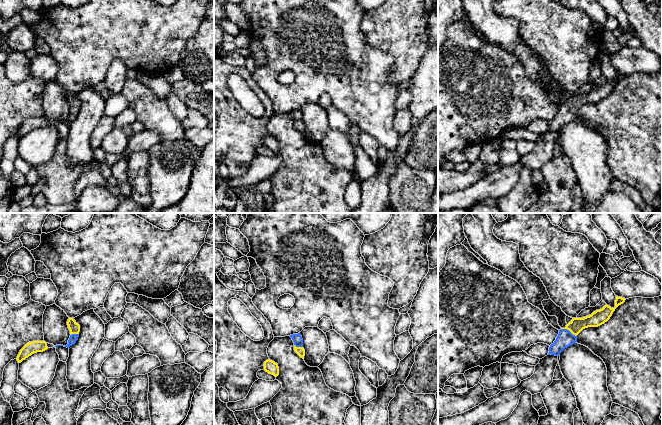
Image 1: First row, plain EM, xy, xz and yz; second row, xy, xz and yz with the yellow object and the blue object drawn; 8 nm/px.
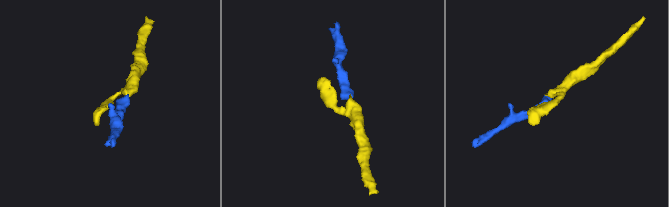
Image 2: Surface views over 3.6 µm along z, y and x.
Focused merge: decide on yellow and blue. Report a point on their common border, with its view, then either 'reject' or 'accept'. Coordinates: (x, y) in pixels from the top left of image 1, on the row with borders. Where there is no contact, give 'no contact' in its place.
contact yz (569, 330); accept

